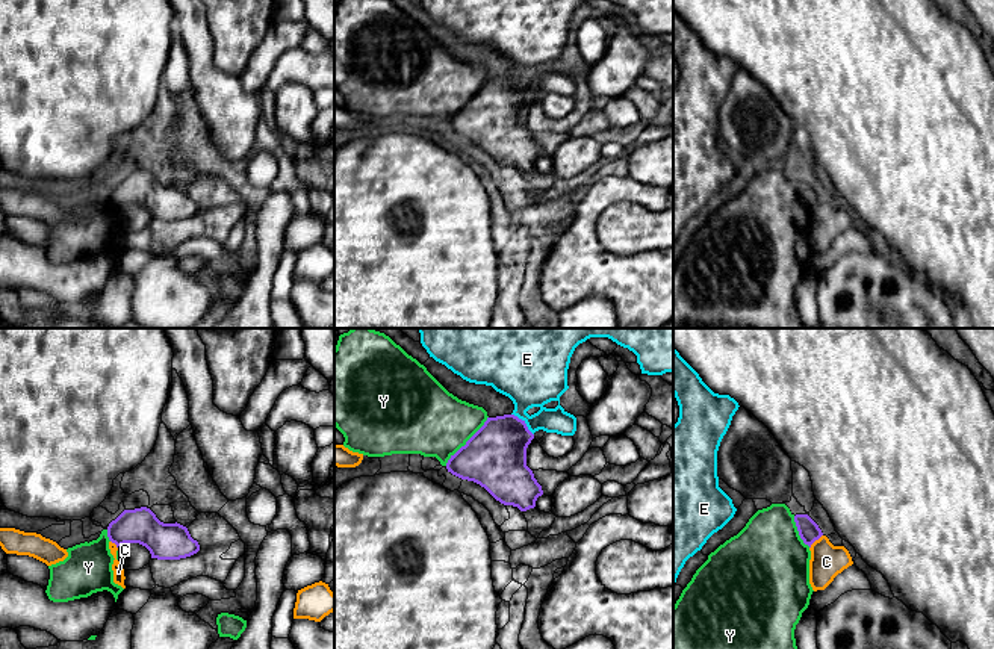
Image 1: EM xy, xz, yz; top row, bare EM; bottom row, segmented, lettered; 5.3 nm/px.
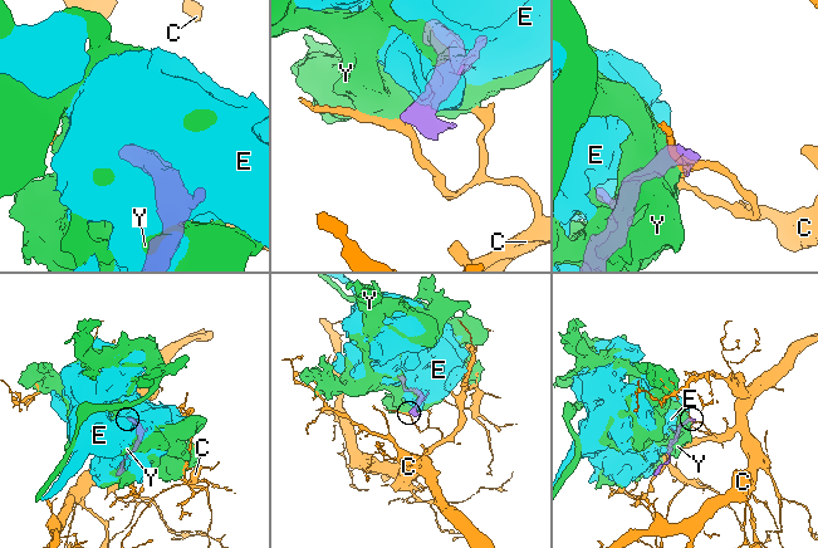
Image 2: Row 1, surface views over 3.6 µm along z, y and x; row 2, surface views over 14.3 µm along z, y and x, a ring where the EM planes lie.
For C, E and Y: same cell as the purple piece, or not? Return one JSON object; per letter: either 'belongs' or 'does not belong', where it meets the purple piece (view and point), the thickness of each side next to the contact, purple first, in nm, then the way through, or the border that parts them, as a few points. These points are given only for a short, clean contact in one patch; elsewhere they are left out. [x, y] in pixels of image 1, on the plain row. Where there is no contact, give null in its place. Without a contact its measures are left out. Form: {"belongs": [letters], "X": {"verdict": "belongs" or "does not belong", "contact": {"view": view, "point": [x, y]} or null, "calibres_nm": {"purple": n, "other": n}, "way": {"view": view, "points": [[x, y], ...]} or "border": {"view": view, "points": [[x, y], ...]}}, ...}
{"belongs": [], "C": {"verdict": "does not belong", "contact": {"view": "yz", "point": [814, 201]}, "calibres_nm": {"purple": 110, "other": 180}, "border": {"view": "yz", "points": [[822, 195], [810, 209]]}}, "E": {"verdict": "does not belong", "contact": {"view": "xz", "point": [524, 83]}, "calibres_nm": {"purple": 340, "other": 320}}, "Y": {"verdict": "does not belong", "contact": {"view": "xz", "point": [468, 102]}, "calibres_nm": {"purple": 340, "other": 380}}}

